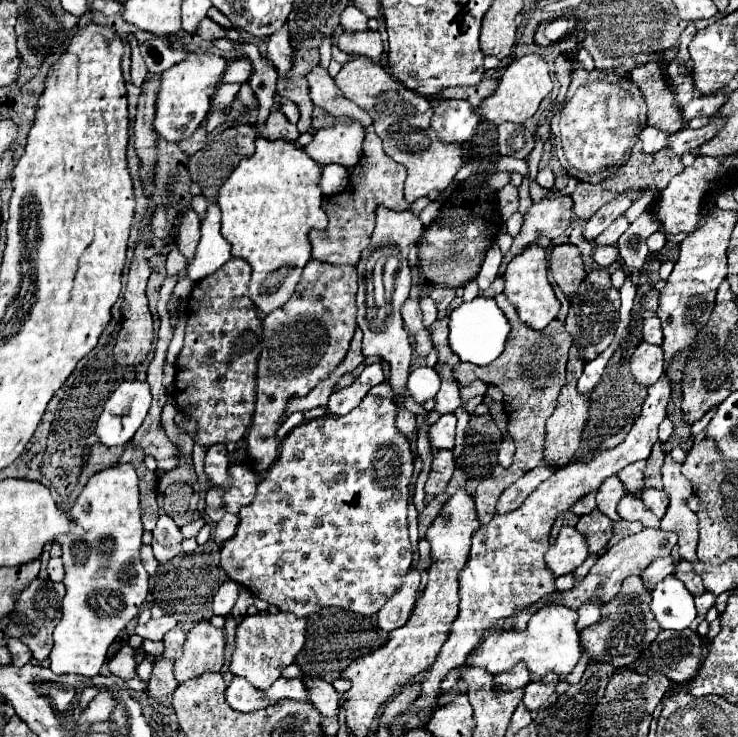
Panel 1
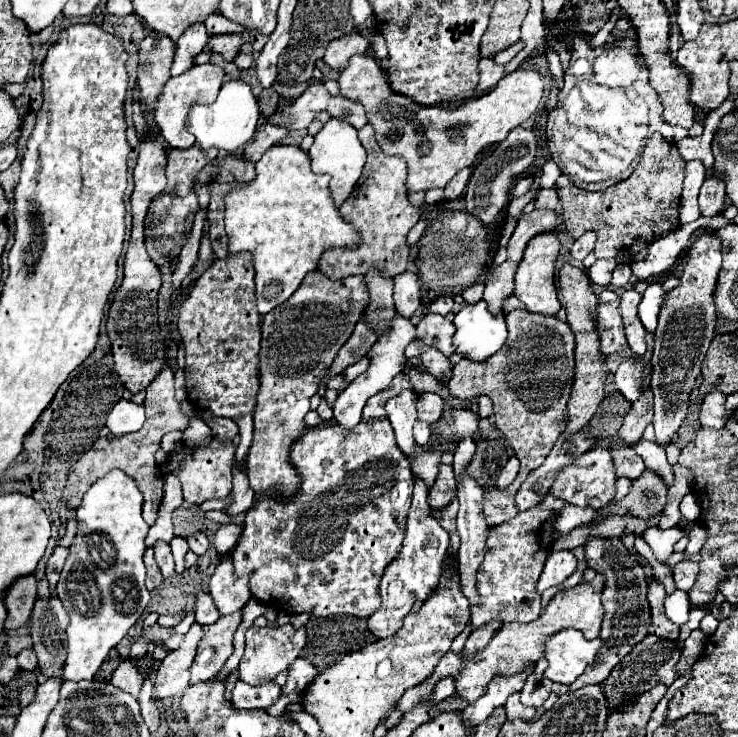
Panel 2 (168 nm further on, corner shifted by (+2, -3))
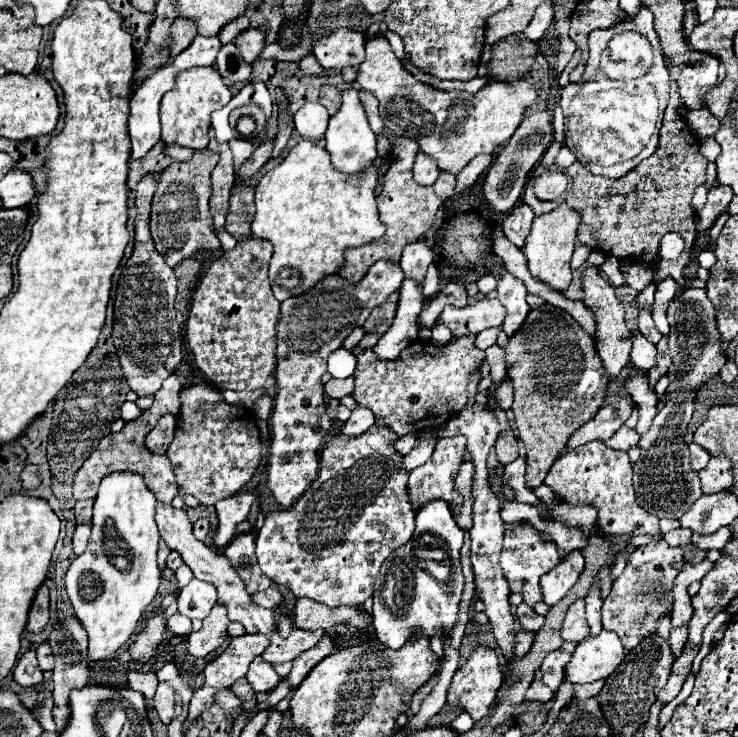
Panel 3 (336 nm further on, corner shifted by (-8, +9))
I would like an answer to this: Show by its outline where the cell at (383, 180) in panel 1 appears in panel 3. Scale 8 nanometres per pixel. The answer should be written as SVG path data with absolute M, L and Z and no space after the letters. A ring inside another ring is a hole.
M378 136L378 154L380 152L388 152L392 158L396 158L388 172L382 176L382 190L378 194L378 210L380 210L380 222L386 224L386 234L382 238L378 238L374 244L366 244L366 246L358 246L358 248L348 248L346 250L346 262L344 268L338 272L344 280L356 284L360 282L368 268L378 262L378 260L392 260L392 262L400 262L402 256L402 248L408 242L418 240L424 232L430 230L430 226L434 224L434 216L438 212L438 208L450 198L454 196L454 186L456 186L456 177L442 171L438 180L432 186L420 186L414 182L412 178L412 164L416 158L416 152L420 150L416 140L412 138L396 138L394 144L390 144L390 136Z

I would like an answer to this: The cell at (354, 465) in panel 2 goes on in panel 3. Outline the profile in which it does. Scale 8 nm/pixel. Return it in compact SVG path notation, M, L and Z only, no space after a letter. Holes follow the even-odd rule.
M380 426L346 442L342 436L330 438L322 450L318 478L292 508L270 512L256 534L258 564L274 584L286 586L296 598L310 598L330 608L360 606L374 594L374 580L382 562L410 540L416 522L406 488L408 472L398 468L402 456L394 450L394 442L396 434Z

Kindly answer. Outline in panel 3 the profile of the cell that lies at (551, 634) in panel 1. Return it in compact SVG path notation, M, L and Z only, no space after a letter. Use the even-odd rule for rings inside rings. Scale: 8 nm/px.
M602 630L596 638L584 638L572 652L572 660L566 666L568 682L588 684L606 680L616 666L624 660L624 648L614 632Z

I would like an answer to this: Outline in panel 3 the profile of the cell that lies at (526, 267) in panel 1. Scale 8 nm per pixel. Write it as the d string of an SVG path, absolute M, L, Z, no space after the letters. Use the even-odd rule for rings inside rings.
M562 202L552 212L534 218L532 232L528 234L526 244L522 248L528 258L528 268L530 268L532 276L540 278L542 282L546 282L550 288L554 288L558 292L564 292L572 280L570 258L572 258L572 252L576 246L578 224L580 224L580 214L574 208L570 208L566 202Z

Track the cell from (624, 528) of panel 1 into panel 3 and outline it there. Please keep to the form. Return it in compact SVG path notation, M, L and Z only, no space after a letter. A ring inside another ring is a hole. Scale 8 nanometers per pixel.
M682 626L682 628L672 628L670 632L670 650L674 654L674 658L680 656L680 650L684 648L686 644L686 634L688 634L688 628Z

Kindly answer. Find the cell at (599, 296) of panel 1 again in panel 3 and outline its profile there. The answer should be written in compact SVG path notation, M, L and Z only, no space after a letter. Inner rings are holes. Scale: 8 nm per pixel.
M640 332L634 334L632 338L632 352L630 352L630 360L636 368L640 370L650 370L652 366L656 366L658 360L658 352L656 346L652 342L648 342Z

